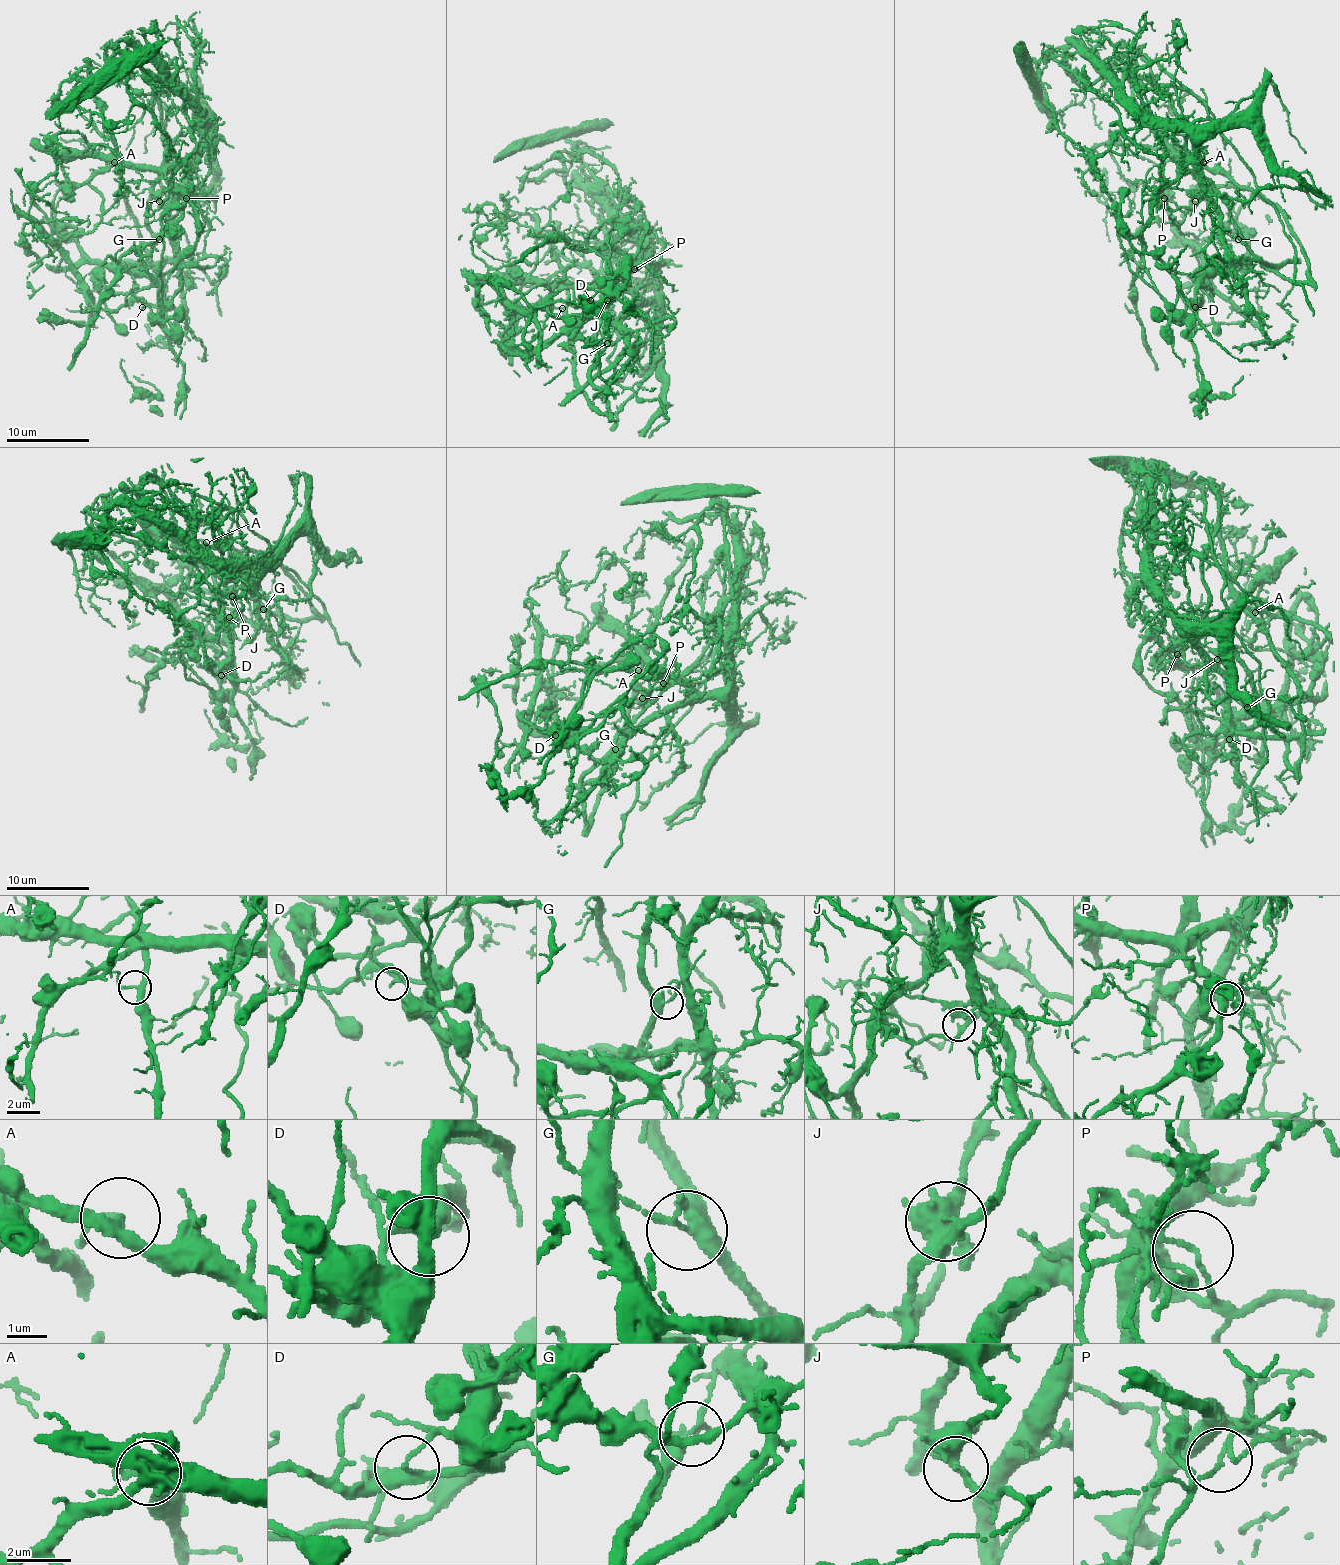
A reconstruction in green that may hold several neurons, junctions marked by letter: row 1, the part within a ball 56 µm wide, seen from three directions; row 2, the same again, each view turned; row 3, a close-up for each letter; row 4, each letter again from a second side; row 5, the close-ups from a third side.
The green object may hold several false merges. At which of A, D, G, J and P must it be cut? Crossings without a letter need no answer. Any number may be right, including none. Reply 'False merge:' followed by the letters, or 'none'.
False merge: D, P

